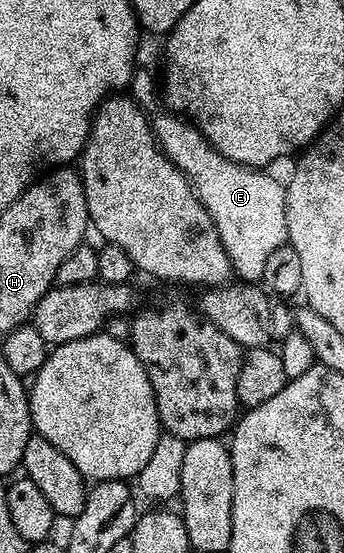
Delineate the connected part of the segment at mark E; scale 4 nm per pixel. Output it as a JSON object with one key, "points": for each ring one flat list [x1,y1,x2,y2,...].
{"points":[[134,70,127,91,133,102,140,105,148,116,161,152,185,174,199,201,207,209,219,237,225,243,225,252,234,272,262,271,271,258,271,252,286,246,289,238,285,183,268,175,268,170,245,167,242,163,223,157,223,153,219,153,205,140,205,134,182,116,165,109,153,115,157,111,157,103,159,107,158,96,157,99,153,96,156,91,158,94,159,83,153,80,151,72]]}

